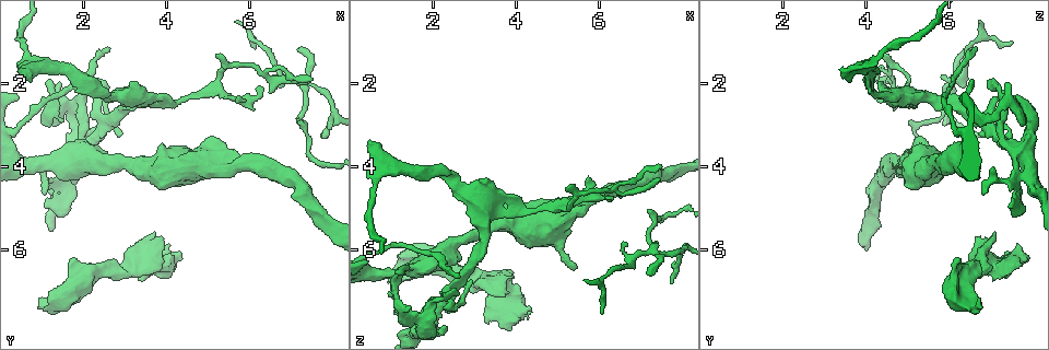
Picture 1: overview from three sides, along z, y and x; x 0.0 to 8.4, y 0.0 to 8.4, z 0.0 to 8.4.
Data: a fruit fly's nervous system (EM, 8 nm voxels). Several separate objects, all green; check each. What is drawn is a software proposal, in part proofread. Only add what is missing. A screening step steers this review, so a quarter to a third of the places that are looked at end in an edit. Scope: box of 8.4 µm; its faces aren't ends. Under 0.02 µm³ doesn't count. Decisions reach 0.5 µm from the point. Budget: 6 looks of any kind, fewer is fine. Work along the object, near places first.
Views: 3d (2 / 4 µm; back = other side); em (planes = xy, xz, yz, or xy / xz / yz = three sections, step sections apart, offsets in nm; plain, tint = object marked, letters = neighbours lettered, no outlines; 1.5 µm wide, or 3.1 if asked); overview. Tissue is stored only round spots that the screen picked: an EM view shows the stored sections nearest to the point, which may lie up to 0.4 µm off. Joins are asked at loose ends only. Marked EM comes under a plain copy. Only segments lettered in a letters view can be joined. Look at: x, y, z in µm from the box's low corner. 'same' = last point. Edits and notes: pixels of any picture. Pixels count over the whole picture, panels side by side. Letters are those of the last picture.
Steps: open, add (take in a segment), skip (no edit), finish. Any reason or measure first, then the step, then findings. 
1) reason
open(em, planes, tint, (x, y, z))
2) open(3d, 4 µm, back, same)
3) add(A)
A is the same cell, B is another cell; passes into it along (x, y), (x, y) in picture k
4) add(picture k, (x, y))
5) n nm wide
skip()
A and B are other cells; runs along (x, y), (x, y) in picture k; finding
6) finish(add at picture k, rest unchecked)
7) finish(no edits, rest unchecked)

an open end
open(3d, 2 µm, (0.90, 7.15, 6.70))

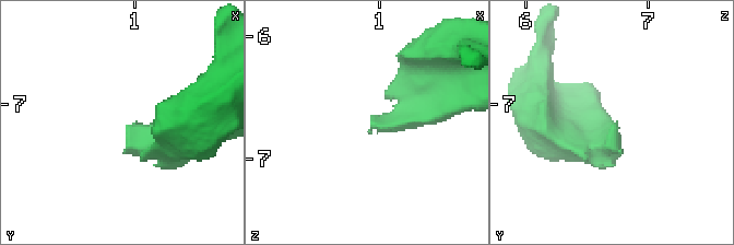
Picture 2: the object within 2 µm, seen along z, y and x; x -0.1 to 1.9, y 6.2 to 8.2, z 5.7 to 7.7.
now the EM
open(em, planes, tint, (0.96, 7.18, 6.74))

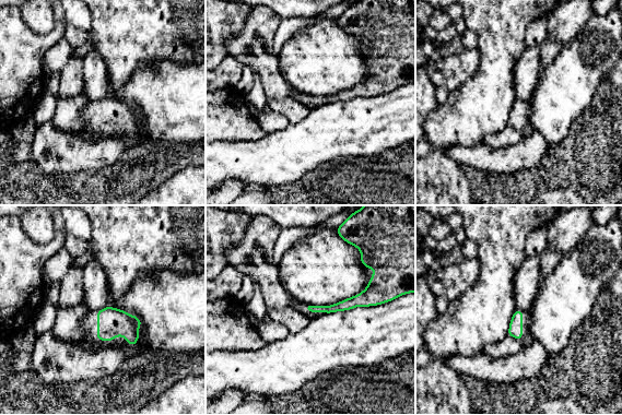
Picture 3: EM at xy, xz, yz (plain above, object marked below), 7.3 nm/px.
open(em, planes, letters, same)

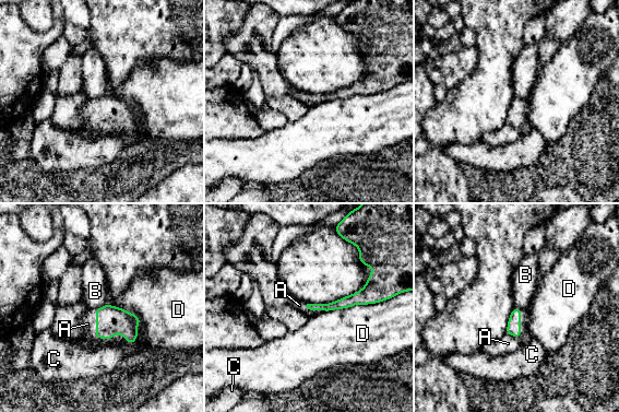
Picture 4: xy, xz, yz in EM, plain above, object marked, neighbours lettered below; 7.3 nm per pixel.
D touches over 460 nm
add(A)
A is the same cell, B, C and D are other cells; passes into it along (110, 320), (102, 338), (87, 324) in picture 4; it goes on there

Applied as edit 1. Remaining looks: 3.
thin end
open(em, planes, letters, (2.60, 1.10, 6.70))

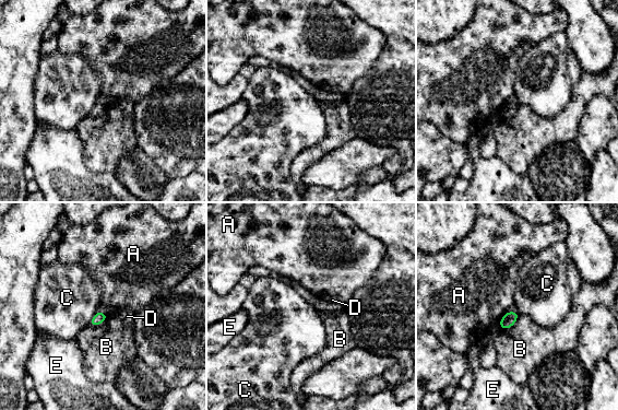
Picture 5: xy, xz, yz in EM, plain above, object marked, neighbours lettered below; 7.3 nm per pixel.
B touches over 170 nm
skip()
A, B, C, D and E are other cells; border along (97, 312), (88, 325) in picture 5; no lettered segment goes on from it

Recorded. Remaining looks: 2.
free end
open(em, planes, letters, (7.45, 1.95, 4.25))

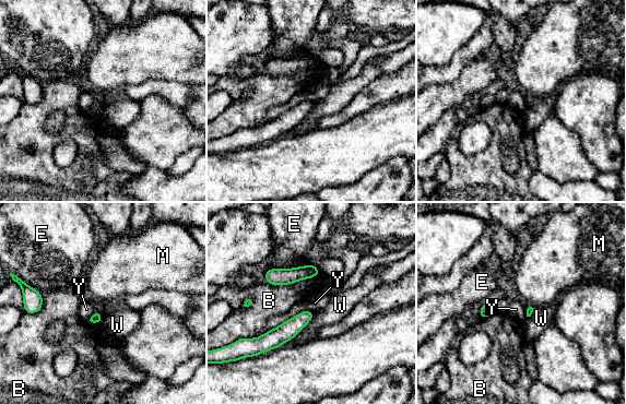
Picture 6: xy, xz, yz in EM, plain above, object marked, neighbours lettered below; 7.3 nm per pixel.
skip()
B, E, M, W and Y are other cells; border along (314, 312), (299, 311), (262, 335) in picture 6; no lettered segment goes on from it

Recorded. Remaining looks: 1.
finish(add at picture 4, rest unchecked)

